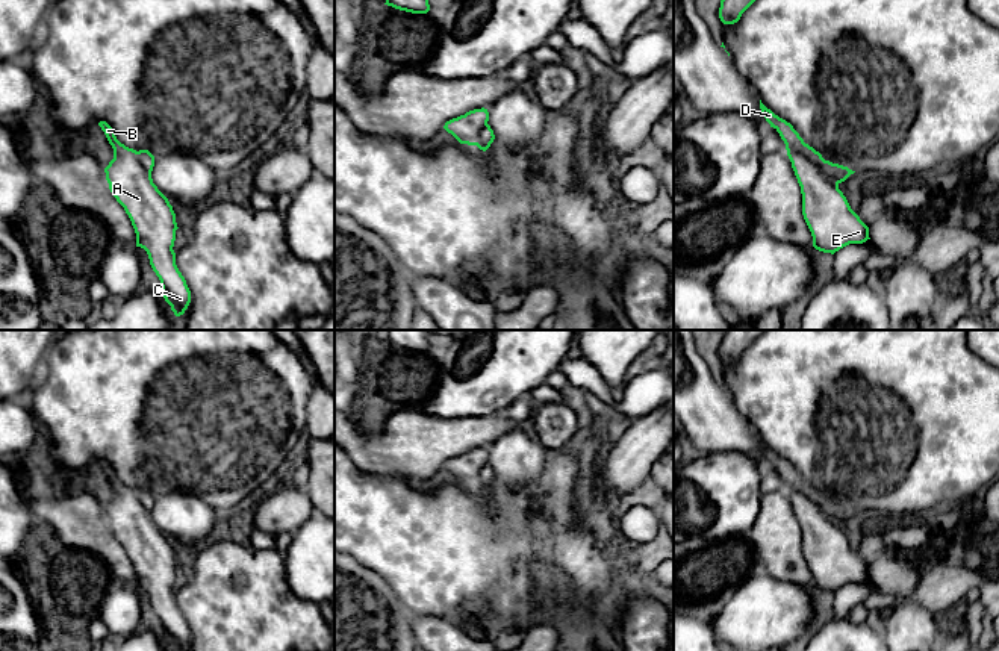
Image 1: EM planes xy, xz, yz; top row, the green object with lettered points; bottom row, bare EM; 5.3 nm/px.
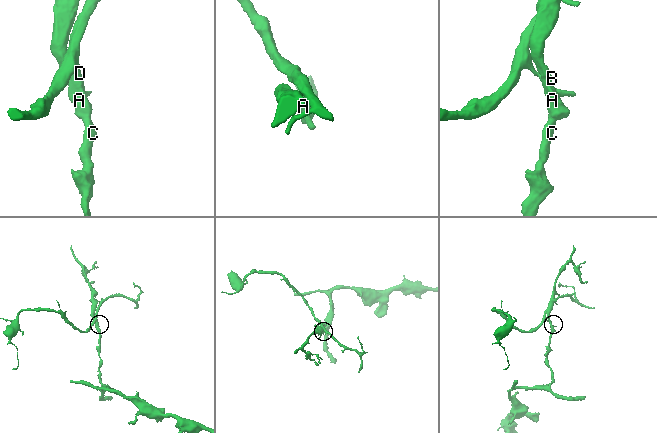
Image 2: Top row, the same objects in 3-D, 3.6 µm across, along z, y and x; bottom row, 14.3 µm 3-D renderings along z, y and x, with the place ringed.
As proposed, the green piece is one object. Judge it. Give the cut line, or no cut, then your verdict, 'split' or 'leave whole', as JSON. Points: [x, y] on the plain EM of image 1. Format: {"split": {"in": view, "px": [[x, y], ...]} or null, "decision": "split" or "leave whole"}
{"split": {"in": "yz", "px": [[787, 488], [804, 492], [837, 524]]}, "decision": "split"}

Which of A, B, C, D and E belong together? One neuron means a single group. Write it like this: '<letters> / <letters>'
A B C E / D

